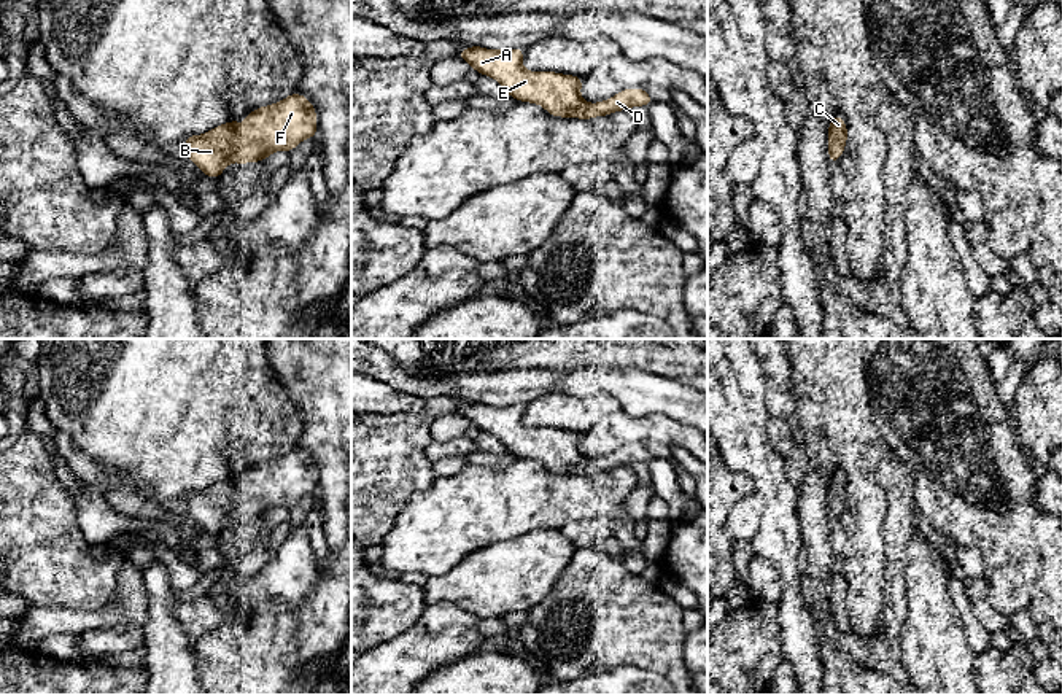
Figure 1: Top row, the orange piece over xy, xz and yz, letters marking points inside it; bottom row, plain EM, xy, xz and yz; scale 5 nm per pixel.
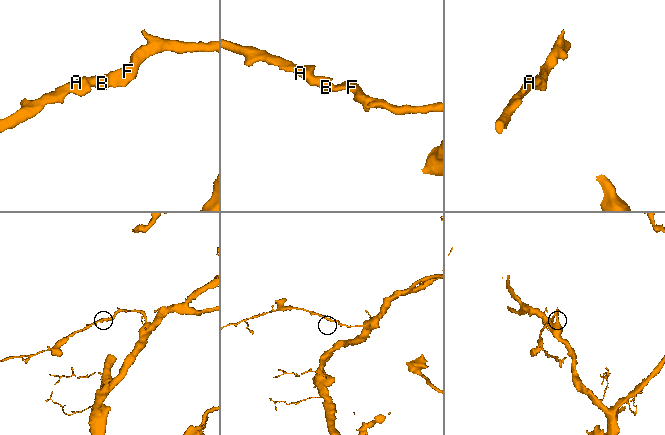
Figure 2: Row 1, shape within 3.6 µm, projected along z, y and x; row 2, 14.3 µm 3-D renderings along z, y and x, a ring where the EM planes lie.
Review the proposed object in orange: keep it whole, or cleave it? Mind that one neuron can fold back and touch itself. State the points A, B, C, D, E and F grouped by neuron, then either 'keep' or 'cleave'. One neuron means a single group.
A B C D E F; keep

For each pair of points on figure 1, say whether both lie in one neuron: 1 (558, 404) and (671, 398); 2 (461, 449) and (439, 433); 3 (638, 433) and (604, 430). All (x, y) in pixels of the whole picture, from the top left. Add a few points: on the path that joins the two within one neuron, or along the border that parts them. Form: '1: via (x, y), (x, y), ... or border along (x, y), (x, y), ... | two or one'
1: border along (581, 393), (593, 390), (609, 392), (622, 409) | two
2: border along (465, 434), (449, 441), (433, 441) | two
3: via (630, 430), (612, 430) | one

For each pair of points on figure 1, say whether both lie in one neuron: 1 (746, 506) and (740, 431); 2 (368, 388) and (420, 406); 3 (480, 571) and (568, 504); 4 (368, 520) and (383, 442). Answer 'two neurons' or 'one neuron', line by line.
1: two neurons
2: one neuron
3: two neurons
4: one neuron

